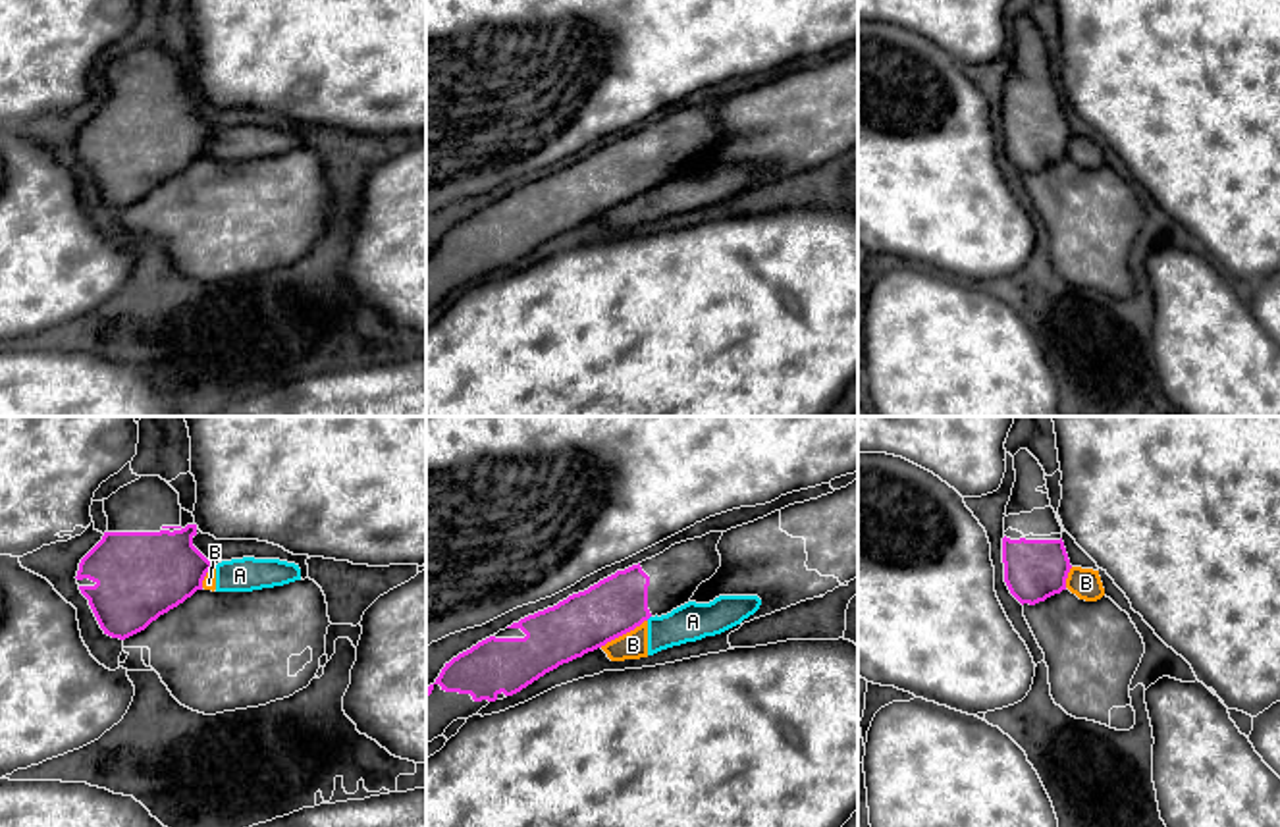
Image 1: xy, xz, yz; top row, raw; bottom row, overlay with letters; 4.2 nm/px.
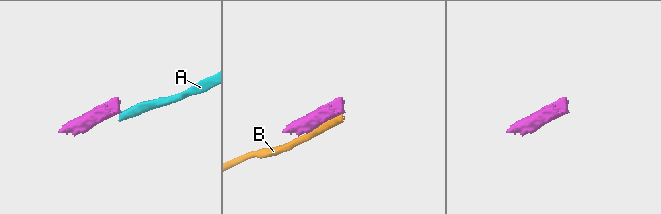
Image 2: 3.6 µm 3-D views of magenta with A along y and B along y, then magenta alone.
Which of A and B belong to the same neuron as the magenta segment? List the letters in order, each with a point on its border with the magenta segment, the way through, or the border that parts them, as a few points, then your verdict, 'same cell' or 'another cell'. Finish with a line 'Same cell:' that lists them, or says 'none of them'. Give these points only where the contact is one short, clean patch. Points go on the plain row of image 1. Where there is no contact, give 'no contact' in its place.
A: contact xz (648, 186); border xz (650, 184), (646, 187); another cell
B: contact xz (623, 201); another cell
Same cell: none of them

